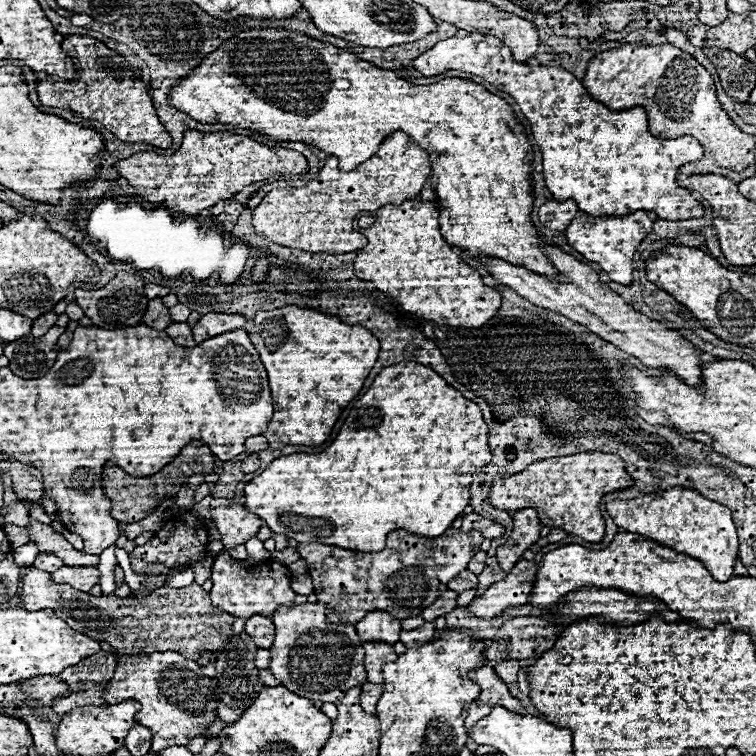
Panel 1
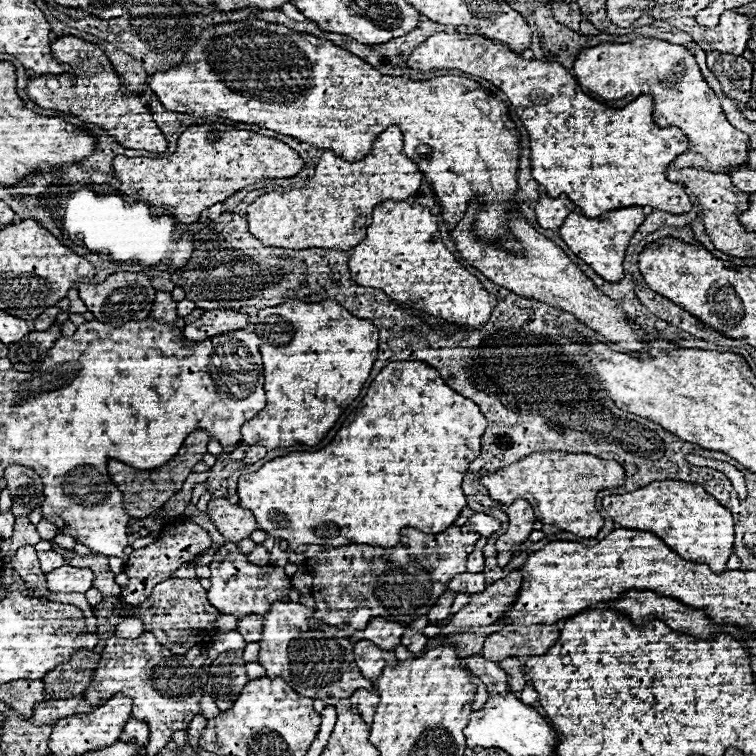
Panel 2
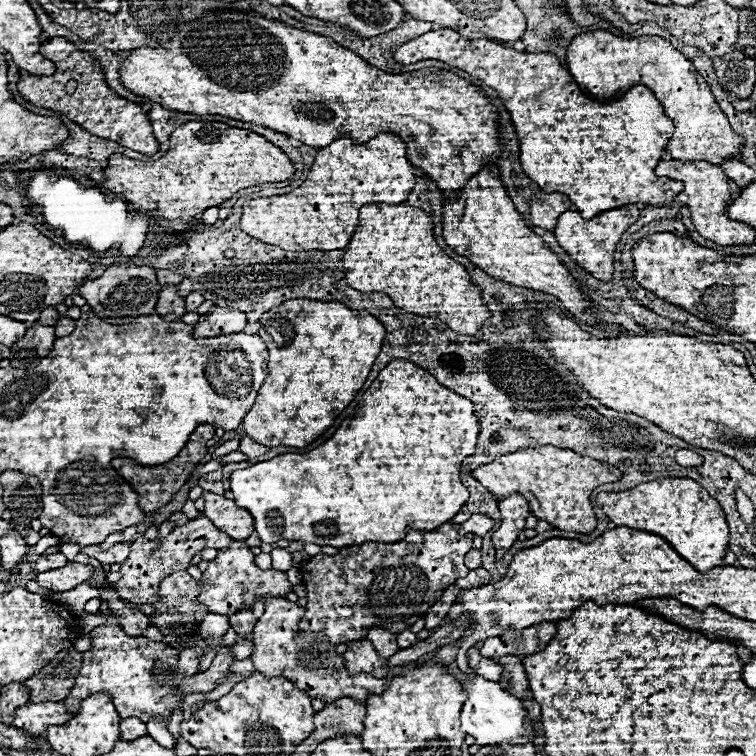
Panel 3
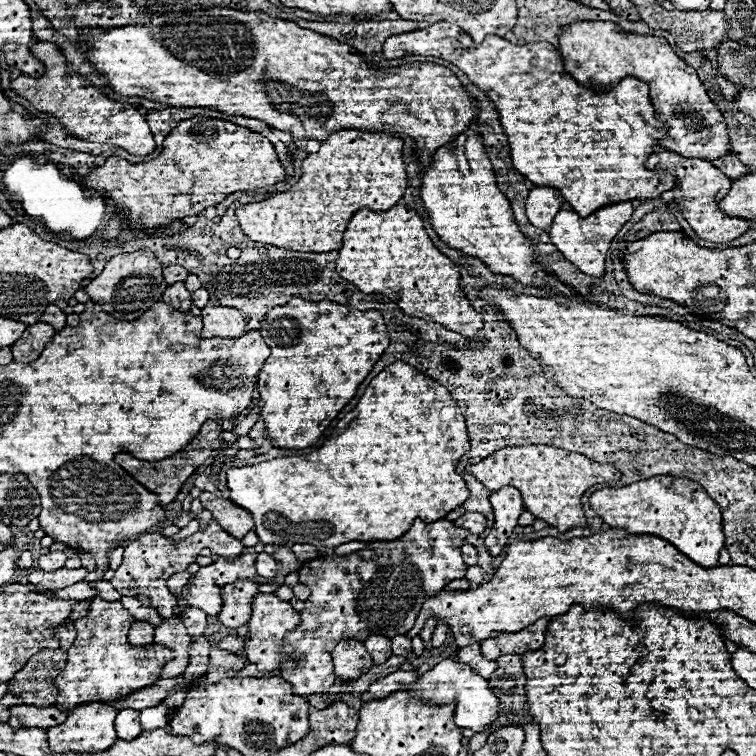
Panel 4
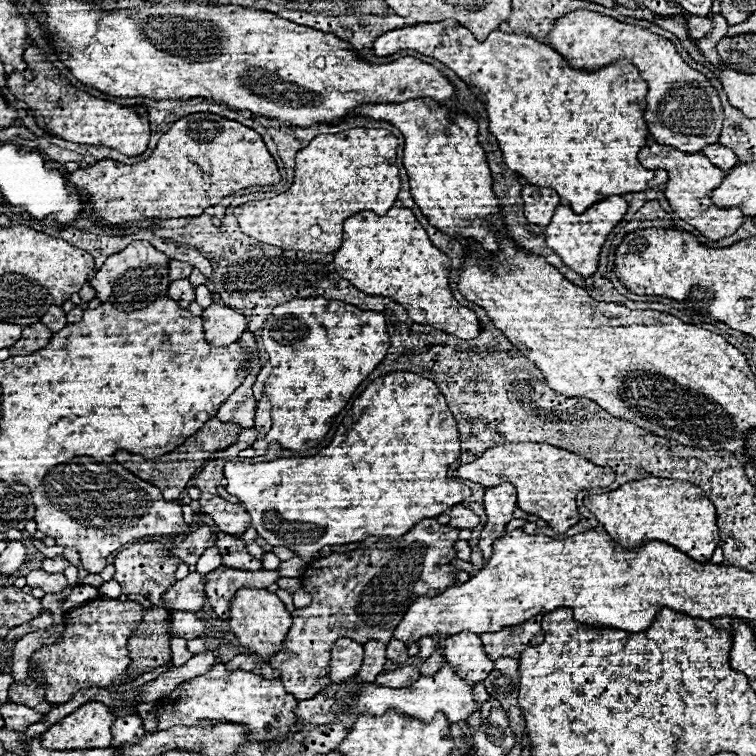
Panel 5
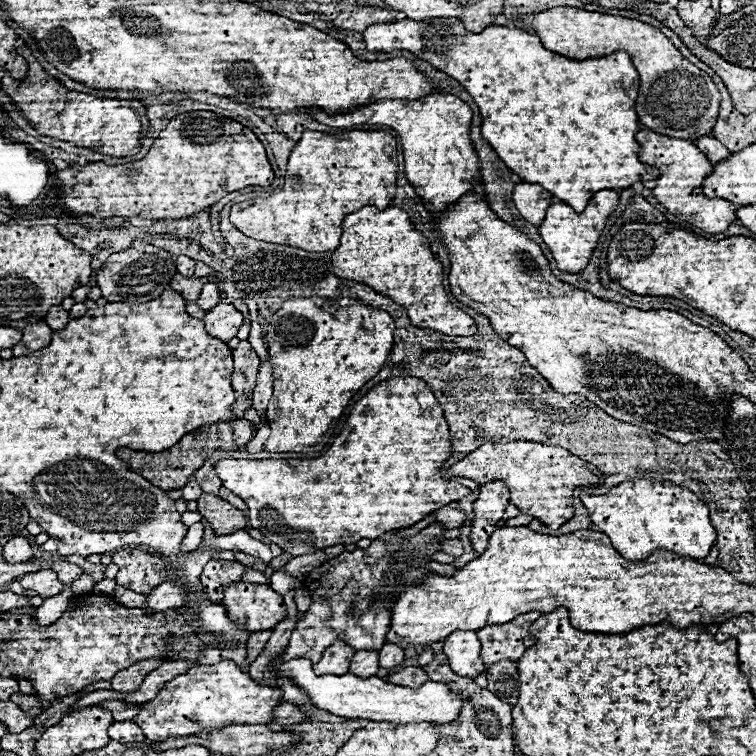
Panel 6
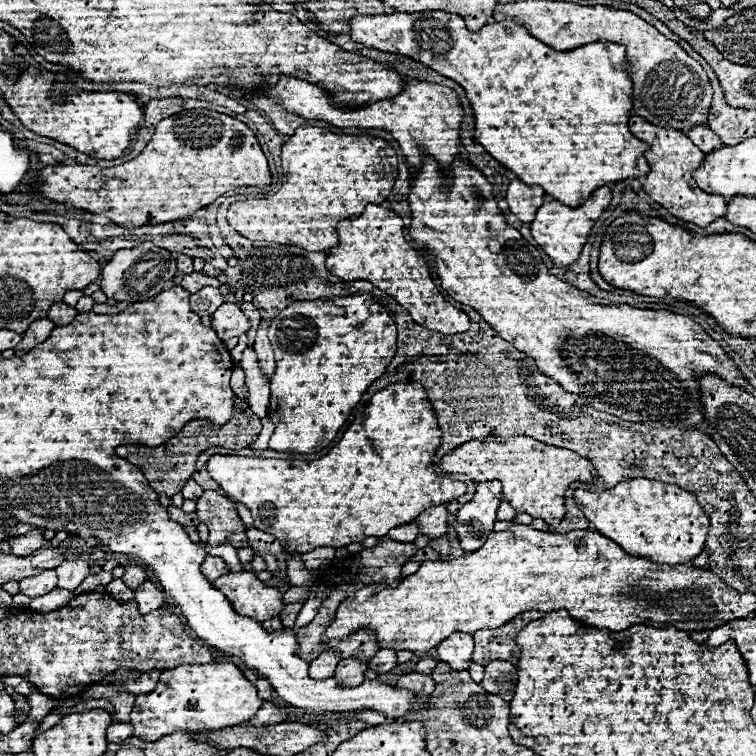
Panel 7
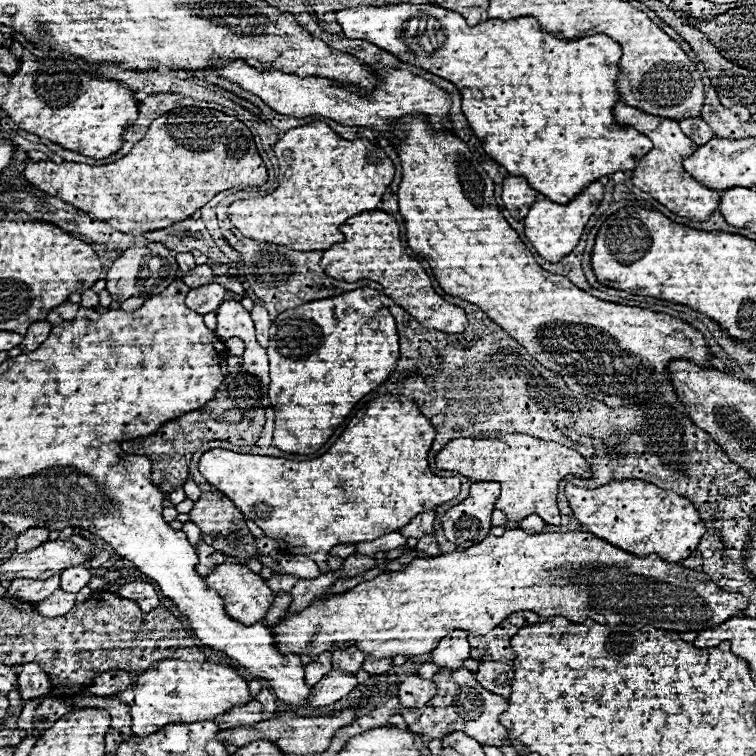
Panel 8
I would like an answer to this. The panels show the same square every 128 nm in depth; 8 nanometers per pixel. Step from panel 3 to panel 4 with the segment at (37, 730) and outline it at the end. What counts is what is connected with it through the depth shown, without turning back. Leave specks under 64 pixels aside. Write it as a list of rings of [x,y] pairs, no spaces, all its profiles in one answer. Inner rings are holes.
[[[12,706],[10,708],[10,720],[8,724],[14,726],[18,724],[18,728],[50,728],[50,726],[58,726],[66,720],[66,714],[60,712],[56,706],[48,706],[48,708],[36,708],[36,706]]]

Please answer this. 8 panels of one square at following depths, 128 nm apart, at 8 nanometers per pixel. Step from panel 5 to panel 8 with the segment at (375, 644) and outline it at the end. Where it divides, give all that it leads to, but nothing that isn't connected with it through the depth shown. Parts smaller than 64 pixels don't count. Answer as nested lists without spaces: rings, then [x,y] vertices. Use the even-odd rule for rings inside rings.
[[[332,668],[328,676],[324,676],[310,694],[308,706],[330,706],[336,700],[344,698],[348,692],[352,692],[358,686],[358,680],[352,672],[344,672],[344,670],[336,670]]]

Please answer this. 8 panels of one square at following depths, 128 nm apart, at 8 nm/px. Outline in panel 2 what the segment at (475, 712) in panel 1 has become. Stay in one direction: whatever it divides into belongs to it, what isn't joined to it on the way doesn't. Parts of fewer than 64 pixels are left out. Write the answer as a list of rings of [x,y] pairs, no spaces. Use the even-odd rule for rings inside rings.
[[[470,674],[470,678],[472,678],[472,682],[478,686],[476,698],[474,698],[474,702],[472,702],[472,710],[480,710],[480,708],[486,704],[486,700],[488,700],[488,692],[486,692],[486,686],[484,686],[476,676]]]

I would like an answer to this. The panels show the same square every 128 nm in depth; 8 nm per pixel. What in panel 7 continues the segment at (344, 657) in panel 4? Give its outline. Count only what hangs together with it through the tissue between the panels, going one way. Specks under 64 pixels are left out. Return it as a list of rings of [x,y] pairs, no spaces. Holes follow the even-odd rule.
[[[334,648],[322,652],[316,660],[310,662],[310,676],[314,676],[316,680],[324,680],[324,678],[334,676],[336,666],[338,666],[340,660],[342,660],[342,656]]]

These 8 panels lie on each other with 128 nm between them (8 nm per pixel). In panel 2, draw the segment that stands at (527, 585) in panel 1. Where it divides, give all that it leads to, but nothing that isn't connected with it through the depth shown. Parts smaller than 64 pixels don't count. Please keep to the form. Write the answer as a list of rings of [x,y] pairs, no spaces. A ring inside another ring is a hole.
[[[516,568],[506,578],[500,578],[498,582],[490,584],[484,592],[470,596],[470,602],[450,618],[450,622],[442,628],[440,636],[436,638],[444,638],[464,628],[488,626],[498,622],[504,616],[504,612],[508,612],[514,606],[520,588],[522,588],[522,574]]]

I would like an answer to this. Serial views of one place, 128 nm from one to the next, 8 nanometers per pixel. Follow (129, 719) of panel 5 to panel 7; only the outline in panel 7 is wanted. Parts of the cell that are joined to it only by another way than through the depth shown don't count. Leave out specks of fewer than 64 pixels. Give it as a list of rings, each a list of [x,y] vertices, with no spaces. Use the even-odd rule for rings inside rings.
[[[114,722],[110,728],[108,728],[108,742],[114,742],[114,744],[122,744],[124,740],[132,738],[134,736],[134,728],[130,722]]]

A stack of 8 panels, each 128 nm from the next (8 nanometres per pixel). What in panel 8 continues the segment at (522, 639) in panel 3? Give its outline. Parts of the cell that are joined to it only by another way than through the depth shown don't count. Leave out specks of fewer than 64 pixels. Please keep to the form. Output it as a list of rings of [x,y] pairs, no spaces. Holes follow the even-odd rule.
[[[514,612],[508,620],[504,620],[498,628],[494,628],[492,632],[484,634],[484,636],[474,636],[470,634],[470,658],[478,660],[478,662],[502,662],[502,664],[512,664],[516,658],[516,652],[510,646],[512,636],[524,628],[526,624],[536,624],[540,622],[538,614],[534,612]]]

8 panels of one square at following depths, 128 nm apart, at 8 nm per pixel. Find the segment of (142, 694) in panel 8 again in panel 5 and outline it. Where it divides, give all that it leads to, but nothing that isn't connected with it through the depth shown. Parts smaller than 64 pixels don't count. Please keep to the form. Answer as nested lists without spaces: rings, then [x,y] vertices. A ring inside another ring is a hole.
[[[216,664],[204,676],[182,682],[174,692],[170,692],[158,710],[158,728],[172,728],[174,724],[182,726],[200,726],[200,722],[232,722],[248,726],[248,742],[270,742],[288,734],[298,722],[296,716],[298,700],[284,690],[280,678],[266,680],[254,672],[234,672],[228,674],[224,664]]]

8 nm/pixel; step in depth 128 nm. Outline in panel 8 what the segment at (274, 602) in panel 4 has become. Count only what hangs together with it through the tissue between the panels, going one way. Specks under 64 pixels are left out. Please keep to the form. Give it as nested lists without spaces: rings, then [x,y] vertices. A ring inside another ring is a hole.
[[[242,564],[216,566],[206,576],[206,584],[210,584],[210,588],[214,588],[224,598],[226,612],[230,612],[230,616],[234,616],[236,620],[242,620],[242,624],[252,624],[252,622],[264,620],[266,612],[270,610],[270,606],[274,602],[274,592],[264,584],[264,580]]]

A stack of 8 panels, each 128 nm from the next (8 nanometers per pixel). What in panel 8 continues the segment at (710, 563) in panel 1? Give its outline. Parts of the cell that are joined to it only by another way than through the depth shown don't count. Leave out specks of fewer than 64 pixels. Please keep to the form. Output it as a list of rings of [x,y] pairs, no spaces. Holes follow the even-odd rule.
[[[618,480],[600,488],[566,484],[566,498],[574,516],[590,528],[588,532],[636,556],[658,554],[666,562],[686,560],[706,532],[706,526],[690,500],[644,480]]]

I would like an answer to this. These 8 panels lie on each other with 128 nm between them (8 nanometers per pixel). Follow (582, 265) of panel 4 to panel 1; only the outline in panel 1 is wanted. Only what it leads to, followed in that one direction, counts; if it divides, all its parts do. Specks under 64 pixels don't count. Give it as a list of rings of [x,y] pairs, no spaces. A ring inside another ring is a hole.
[[[638,210],[634,214],[628,216],[600,216],[600,218],[592,218],[584,212],[580,212],[572,224],[566,228],[566,236],[568,236],[568,244],[578,250],[586,260],[596,262],[602,270],[608,272],[610,280],[628,286],[632,284],[632,258],[634,252],[638,248],[638,244],[652,232],[654,222],[648,218],[648,214],[644,210]]]

